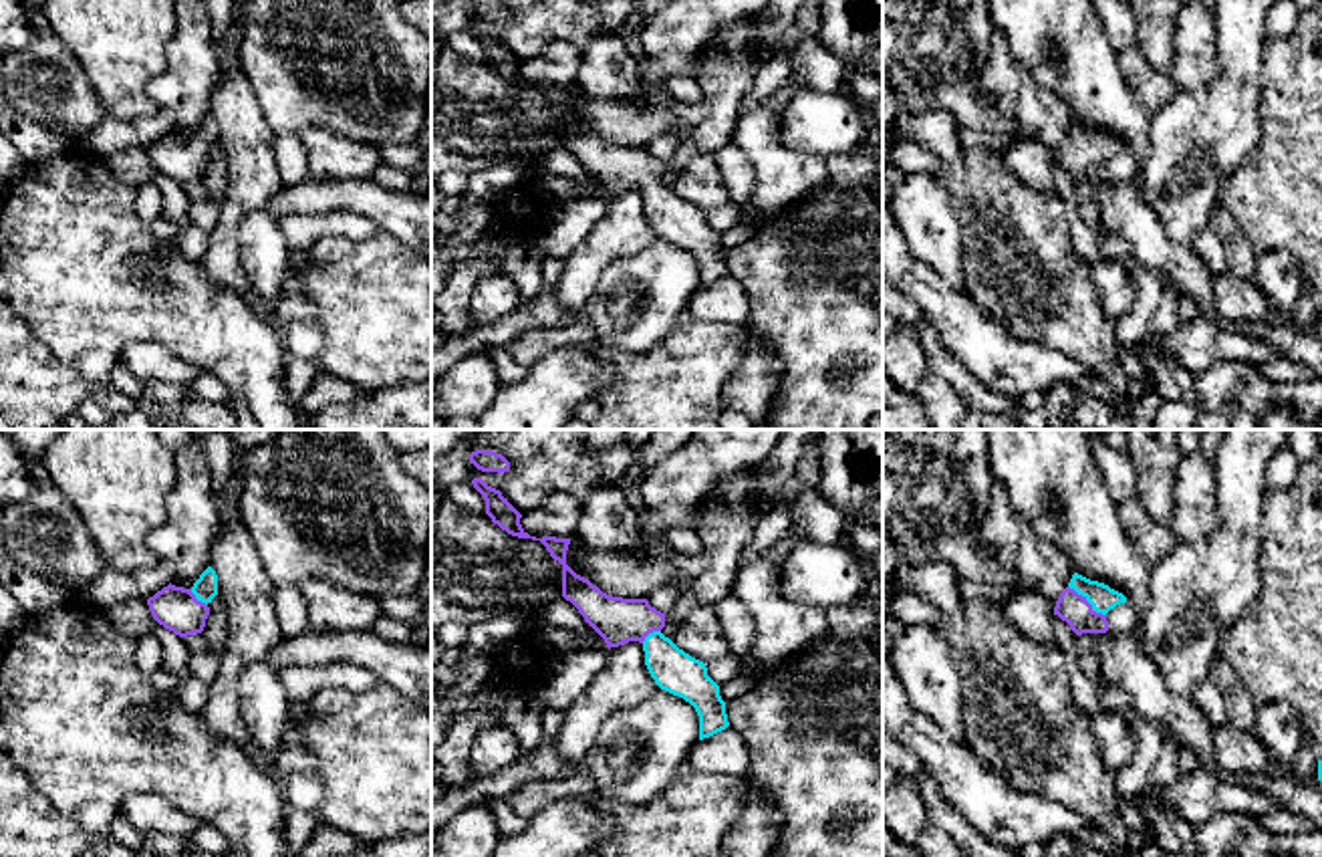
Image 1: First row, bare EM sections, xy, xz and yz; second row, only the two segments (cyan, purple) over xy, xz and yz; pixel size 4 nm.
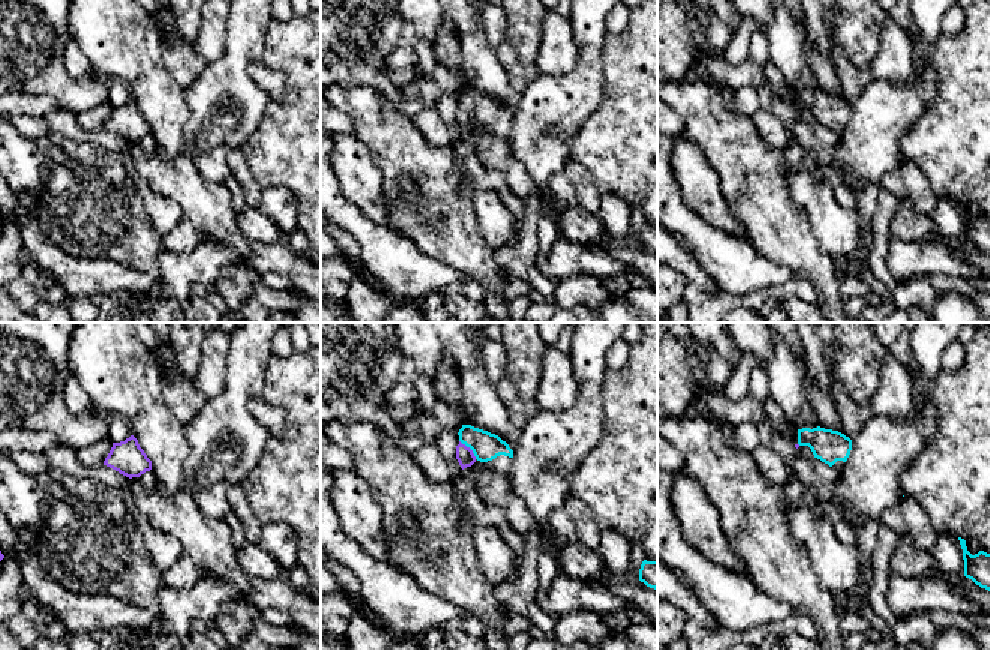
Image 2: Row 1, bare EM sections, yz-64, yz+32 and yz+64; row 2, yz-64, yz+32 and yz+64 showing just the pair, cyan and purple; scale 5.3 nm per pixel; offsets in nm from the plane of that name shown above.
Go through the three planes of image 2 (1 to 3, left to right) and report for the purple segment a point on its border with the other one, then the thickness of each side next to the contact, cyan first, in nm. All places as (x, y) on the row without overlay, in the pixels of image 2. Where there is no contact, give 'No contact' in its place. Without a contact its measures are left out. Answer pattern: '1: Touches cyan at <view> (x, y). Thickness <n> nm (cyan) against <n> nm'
1: No contact
2: Touches cyan at yz+32 (470, 111). Thickness 150 nm (cyan) against 90 nm
3: No contact

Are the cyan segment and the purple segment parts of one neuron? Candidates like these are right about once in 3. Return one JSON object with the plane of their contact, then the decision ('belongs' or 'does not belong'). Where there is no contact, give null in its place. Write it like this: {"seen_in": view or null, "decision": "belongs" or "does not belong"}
{"seen_in": "yz", "decision": "belongs"}

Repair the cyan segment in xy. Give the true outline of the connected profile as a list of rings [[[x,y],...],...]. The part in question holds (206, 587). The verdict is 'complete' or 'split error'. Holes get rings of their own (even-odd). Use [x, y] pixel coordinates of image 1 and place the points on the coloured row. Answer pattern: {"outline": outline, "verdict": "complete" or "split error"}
{"outline": [[[208,567],[191,589],[167,585],[147,599],[153,619],[179,637],[202,633],[210,603],[218,595],[218,575]]], "verdict": "split error"}

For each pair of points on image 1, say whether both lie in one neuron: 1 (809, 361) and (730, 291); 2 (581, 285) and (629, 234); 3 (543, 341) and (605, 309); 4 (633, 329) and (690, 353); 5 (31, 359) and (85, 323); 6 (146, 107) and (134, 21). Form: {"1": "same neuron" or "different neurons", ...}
{"1": "different neurons", "2": "same neuron", "3": "different neurons", "4": "different neurons", "5": "different neurons", "6": "same neuron"}

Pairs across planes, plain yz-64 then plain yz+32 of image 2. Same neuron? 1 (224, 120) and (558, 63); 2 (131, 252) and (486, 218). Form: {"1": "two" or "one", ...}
{"1": "two", "2": "two"}

